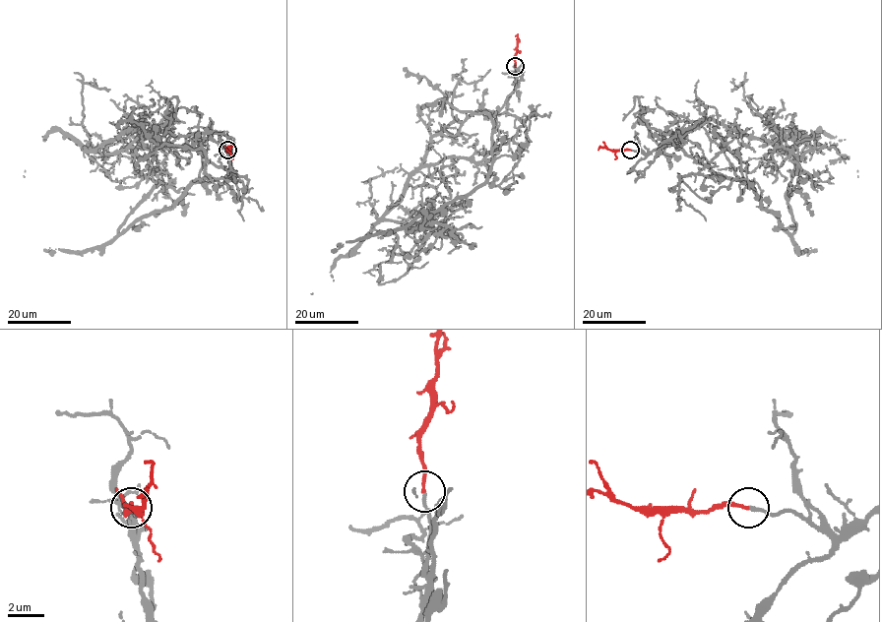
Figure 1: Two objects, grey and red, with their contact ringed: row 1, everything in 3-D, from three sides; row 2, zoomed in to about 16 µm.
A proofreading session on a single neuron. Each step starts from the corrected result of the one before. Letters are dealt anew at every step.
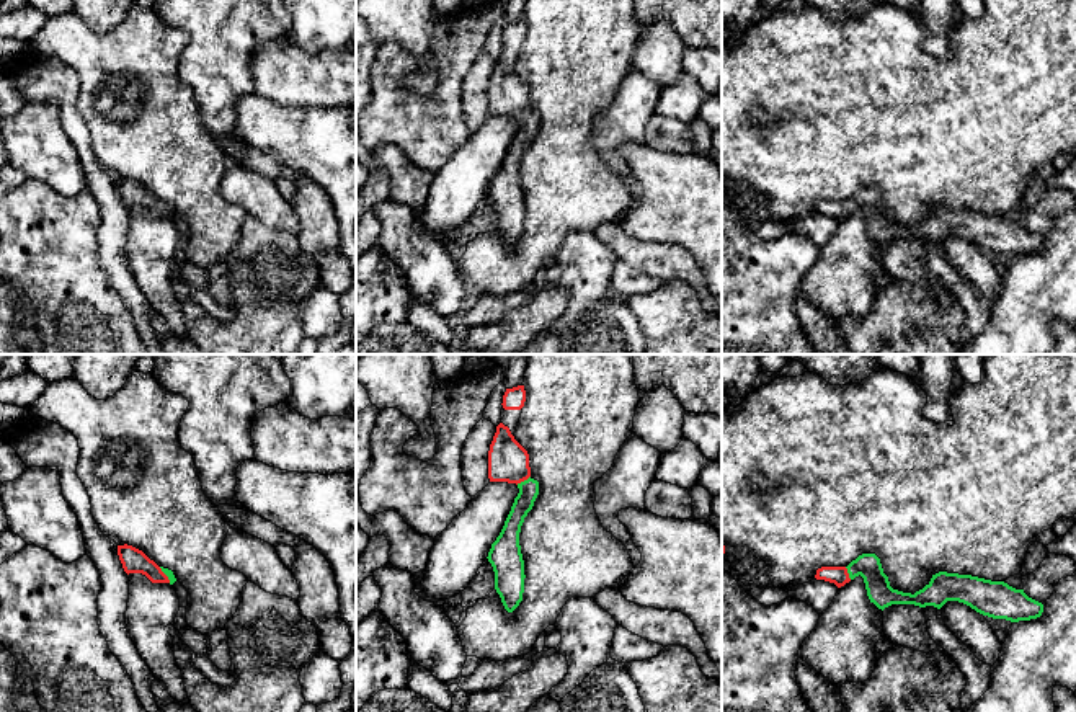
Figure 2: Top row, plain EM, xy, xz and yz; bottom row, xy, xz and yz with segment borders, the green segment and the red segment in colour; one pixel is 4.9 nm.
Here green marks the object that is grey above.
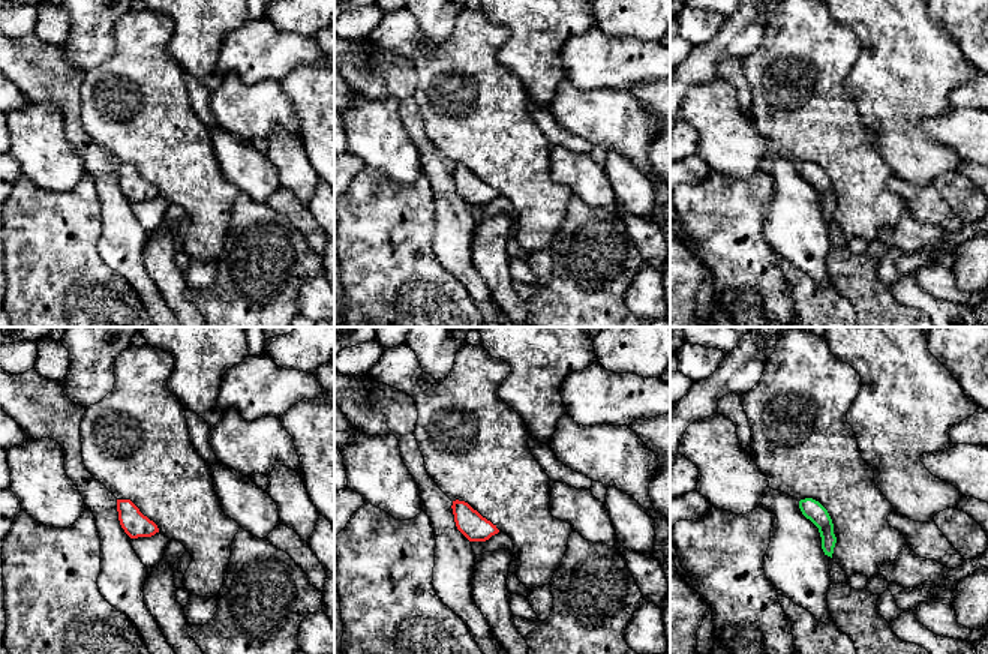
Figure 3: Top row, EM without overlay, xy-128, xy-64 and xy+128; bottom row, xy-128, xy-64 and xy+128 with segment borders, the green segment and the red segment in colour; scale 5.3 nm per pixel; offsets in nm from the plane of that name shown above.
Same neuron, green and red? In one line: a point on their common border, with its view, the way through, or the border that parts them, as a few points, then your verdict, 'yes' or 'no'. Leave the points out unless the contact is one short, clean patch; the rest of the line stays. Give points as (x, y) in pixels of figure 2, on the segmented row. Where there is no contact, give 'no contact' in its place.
contact xz (524, 480); way xz (523, 503), (524, 480), (508, 461); yes

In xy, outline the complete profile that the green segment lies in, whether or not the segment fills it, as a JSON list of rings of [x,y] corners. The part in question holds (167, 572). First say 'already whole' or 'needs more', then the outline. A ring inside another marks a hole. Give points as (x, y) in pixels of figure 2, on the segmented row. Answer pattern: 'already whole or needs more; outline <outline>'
needs more; outline [[[118,545],[118,555],[122,563],[124,572],[129,573],[142,573],[152,583],[170,583],[176,581],[171,570],[158,567],[153,560],[150,560],[142,550],[132,545]]]

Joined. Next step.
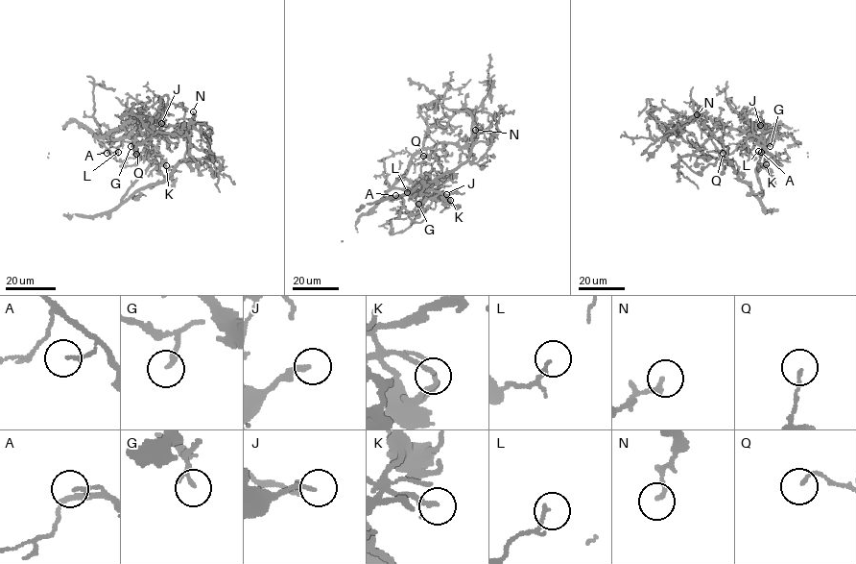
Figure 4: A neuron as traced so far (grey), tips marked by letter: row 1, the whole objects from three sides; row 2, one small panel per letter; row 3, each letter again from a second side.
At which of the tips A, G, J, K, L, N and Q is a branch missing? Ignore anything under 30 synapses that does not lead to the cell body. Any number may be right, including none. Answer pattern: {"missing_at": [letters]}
{"missing_at": []}

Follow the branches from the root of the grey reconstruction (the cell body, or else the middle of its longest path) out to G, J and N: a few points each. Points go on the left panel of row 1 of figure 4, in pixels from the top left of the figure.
G: (130, 122), (114, 129), (105, 137), (121, 139), (131, 143), (130, 146)
J: (130, 122), (114, 129), (105, 137), (121, 139), (130, 134), (145, 134), (161, 123)
N: (130, 122), (141, 112), (155, 123), (176, 126), (191, 121), (195, 116), (193, 111)

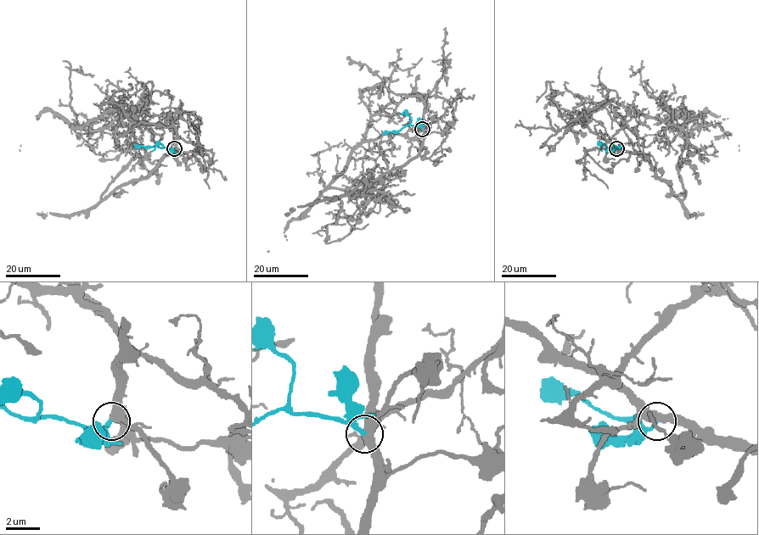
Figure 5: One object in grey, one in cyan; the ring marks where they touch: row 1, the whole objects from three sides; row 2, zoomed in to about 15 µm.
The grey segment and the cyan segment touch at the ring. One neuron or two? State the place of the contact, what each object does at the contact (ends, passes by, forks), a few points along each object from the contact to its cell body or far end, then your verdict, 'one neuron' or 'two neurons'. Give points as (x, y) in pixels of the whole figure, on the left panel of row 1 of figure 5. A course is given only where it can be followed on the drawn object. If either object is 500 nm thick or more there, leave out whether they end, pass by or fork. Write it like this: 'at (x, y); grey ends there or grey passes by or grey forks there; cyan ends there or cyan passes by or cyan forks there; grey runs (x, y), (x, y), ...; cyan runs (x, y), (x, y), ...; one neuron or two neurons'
at (174, 148); grey passes by; cyan ends there; grey runs (174, 147), (147, 176), (102, 200), (136, 151), (112, 125), (79, 133), (79, 140); cyan runs (174, 147), (135, 144); one neuron

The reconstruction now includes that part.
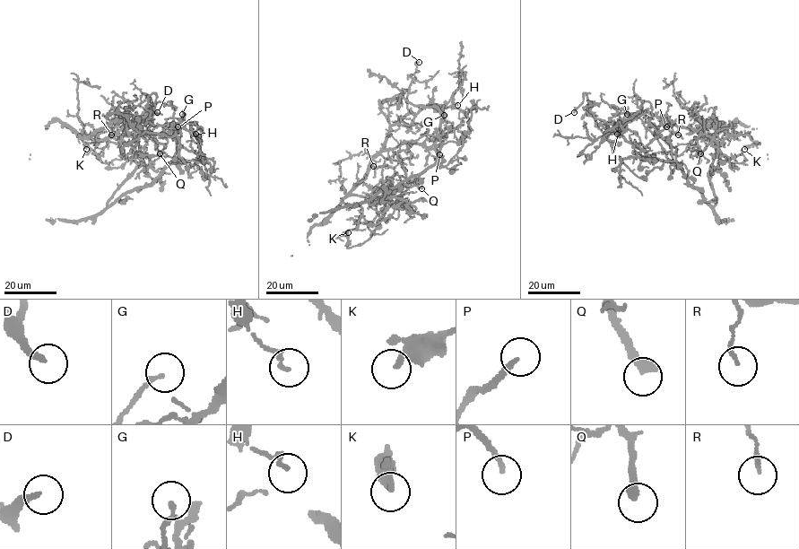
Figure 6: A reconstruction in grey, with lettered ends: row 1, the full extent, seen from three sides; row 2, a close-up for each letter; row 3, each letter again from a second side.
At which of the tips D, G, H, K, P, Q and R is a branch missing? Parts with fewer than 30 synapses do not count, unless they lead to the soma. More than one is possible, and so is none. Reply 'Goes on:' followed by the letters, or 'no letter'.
Goes on: D, P, Q

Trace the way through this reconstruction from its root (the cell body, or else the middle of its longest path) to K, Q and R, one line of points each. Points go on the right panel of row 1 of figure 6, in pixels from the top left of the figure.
K: (664, 122), (693, 128), (707, 139), (708, 126), (715, 122), (728, 135), (748, 135), (759, 143), (744, 149)
Q: (664, 122), (693, 128), (707, 139), (710, 135), (714, 135), (699, 135), (697, 142), (700, 153)
R: (664, 122), (675, 125), (678, 135)

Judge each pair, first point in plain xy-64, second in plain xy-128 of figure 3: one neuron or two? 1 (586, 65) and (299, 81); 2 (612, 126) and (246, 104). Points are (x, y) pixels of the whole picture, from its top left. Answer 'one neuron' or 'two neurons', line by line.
1: two neurons
2: one neuron

